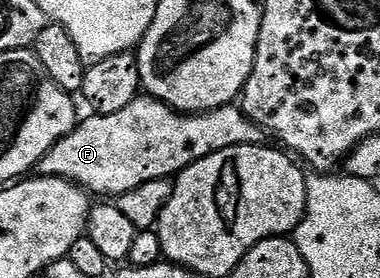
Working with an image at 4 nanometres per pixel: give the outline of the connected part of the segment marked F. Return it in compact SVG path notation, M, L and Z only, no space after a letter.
M140 95L133 99L133 103L129 103L129 107L113 111L113 115L87 115L84 121L82 118L72 133L62 137L43 156L37 169L44 177L63 177L67 181L74 181L91 195L118 195L133 191L133 187L141 187L141 183L149 183L153 179L174 178L185 167L197 163L197 159L205 159L217 151L225 151L225 147L261 145L264 141L263 128L249 120L242 108L234 104L222 105L220 109L211 109L208 113L180 113L153 96Z

